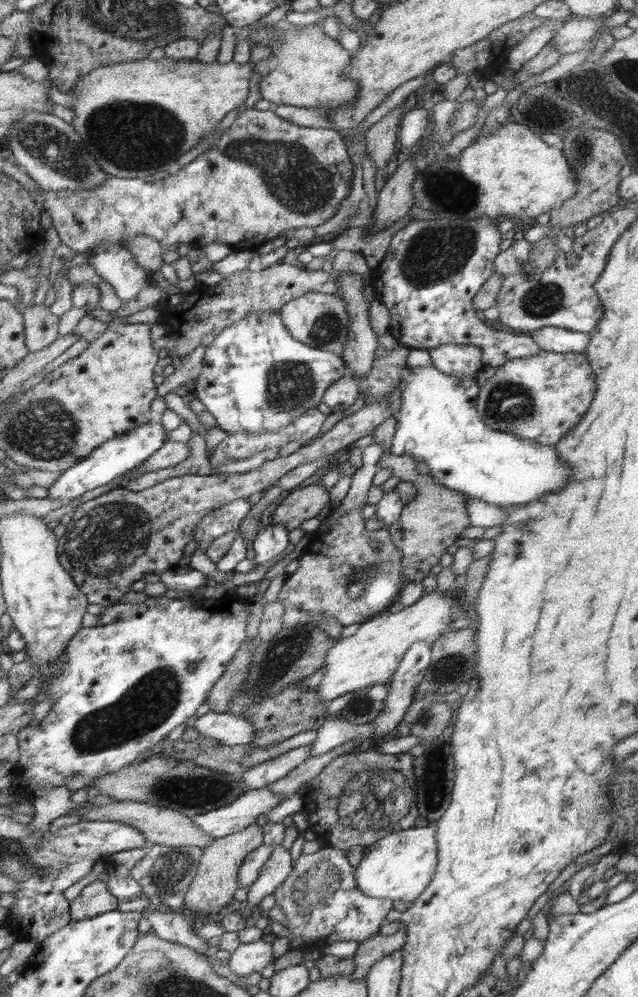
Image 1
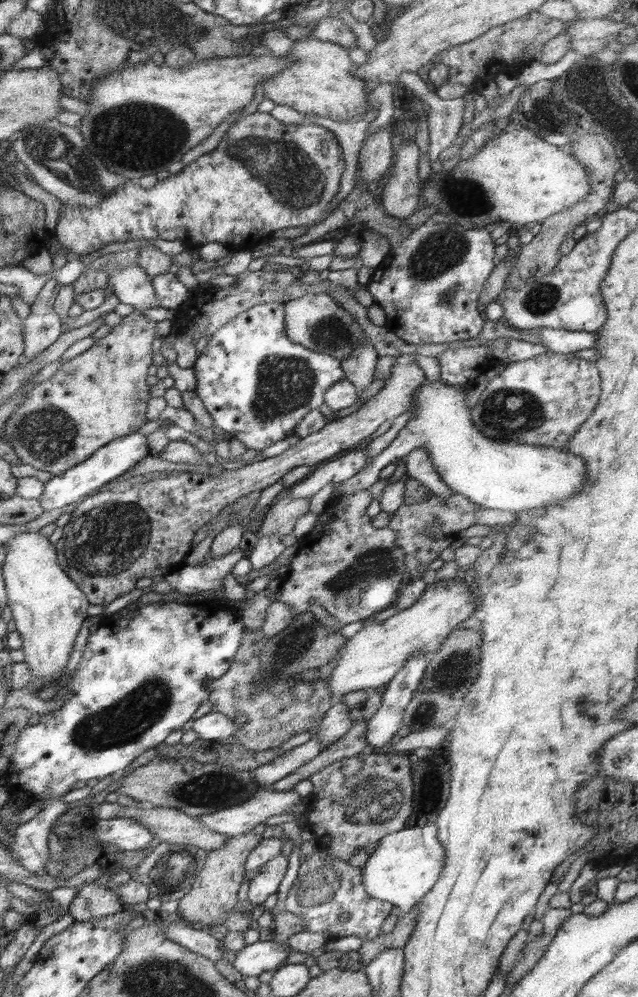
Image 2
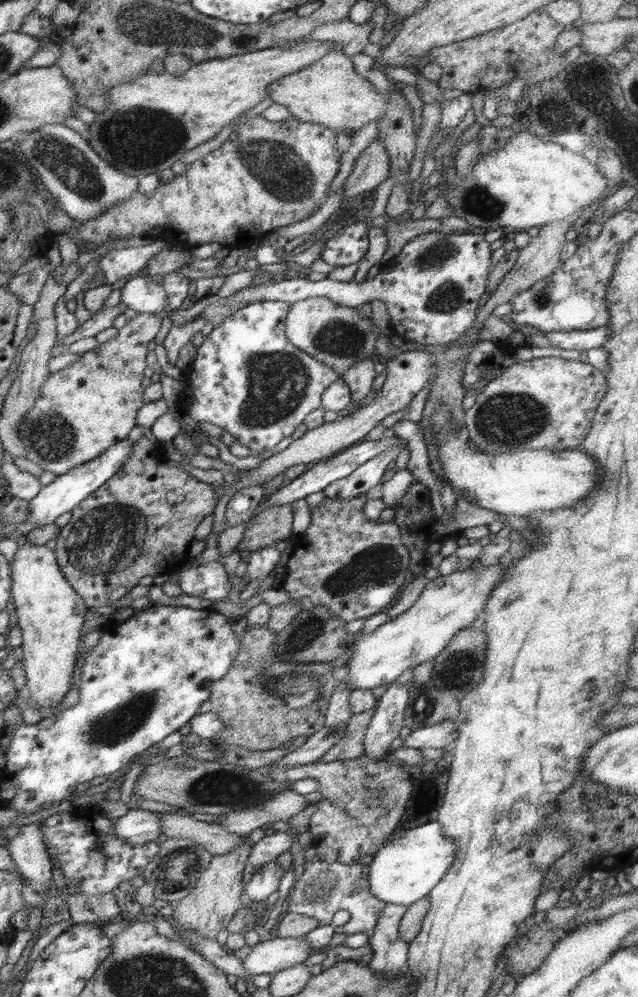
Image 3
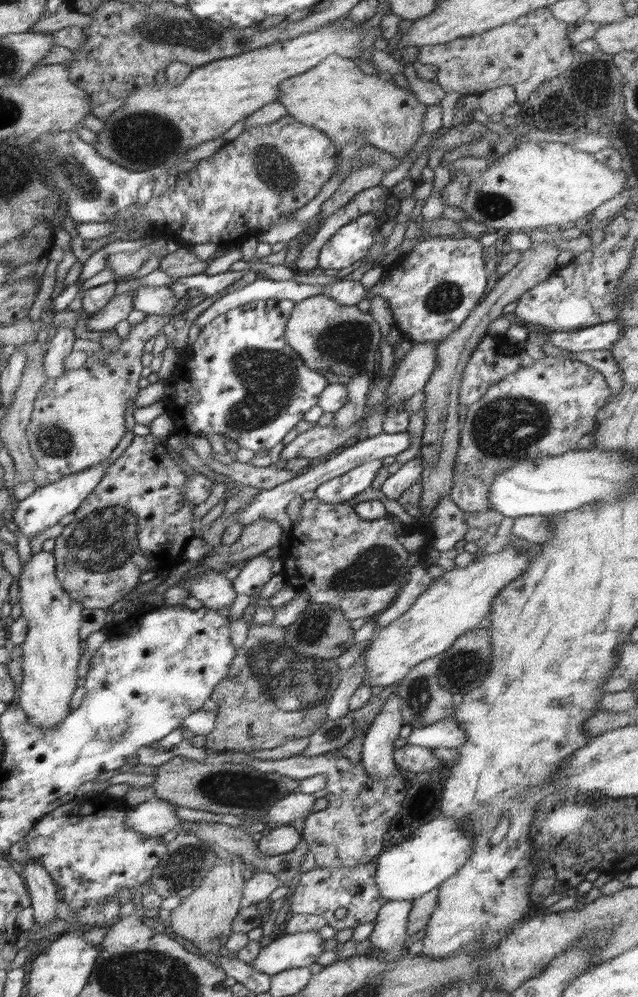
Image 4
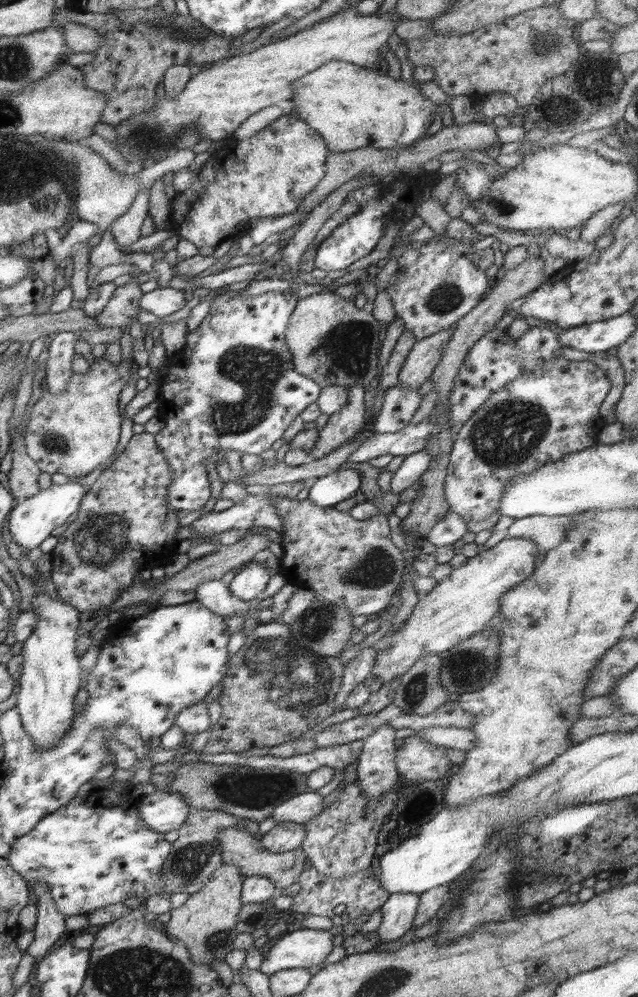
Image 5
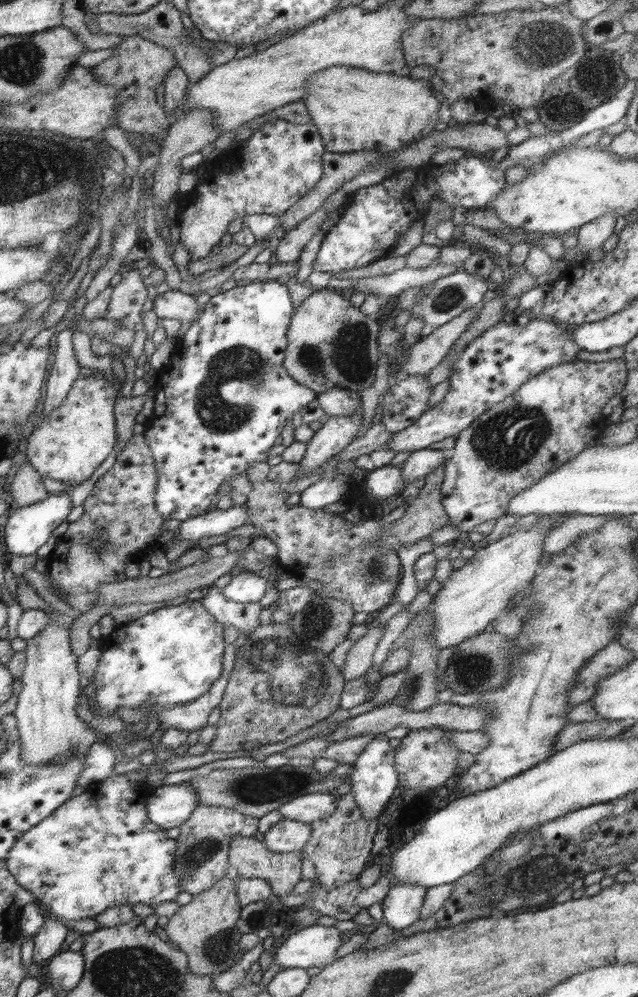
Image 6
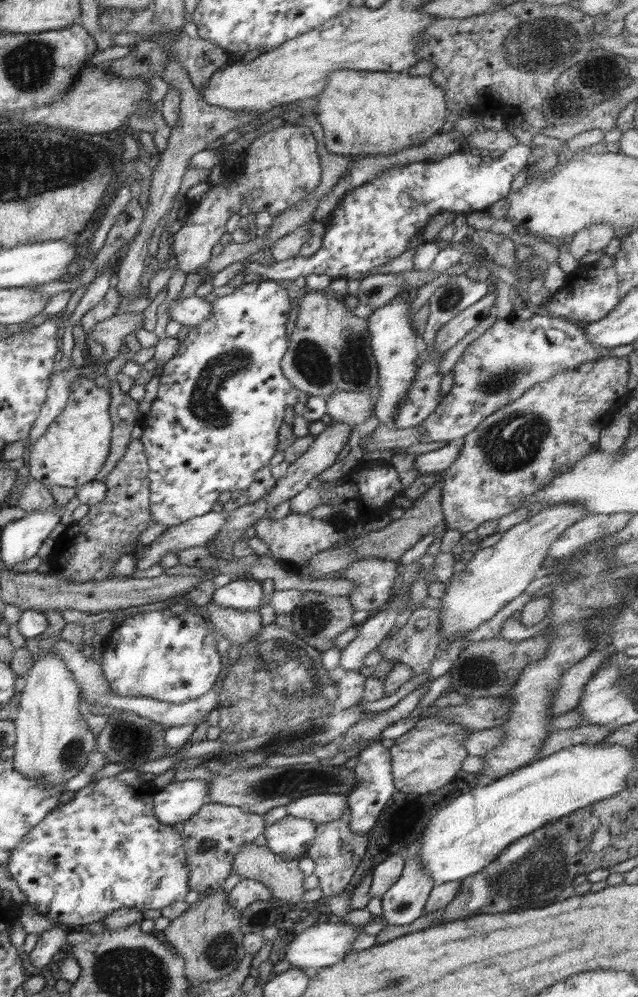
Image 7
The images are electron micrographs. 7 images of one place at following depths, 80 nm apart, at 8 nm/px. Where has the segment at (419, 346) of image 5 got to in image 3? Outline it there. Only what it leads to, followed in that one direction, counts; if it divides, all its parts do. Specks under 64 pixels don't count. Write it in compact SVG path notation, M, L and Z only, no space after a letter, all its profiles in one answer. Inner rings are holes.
M412 350L402 352L388 362L387 370L388 376L381 389L376 392L374 400L370 404L357 408L352 414L336 419L333 422L328 422L317 426L316 428L307 430L304 435L293 442L281 452L277 452L271 457L264 459L258 467L252 470L244 470L238 472L240 483L238 491L247 486L262 485L268 480L272 480L277 474L285 471L291 466L300 463L317 463L324 461L326 458L337 455L353 444L364 441L364 437L378 422L382 421L386 416L402 410L408 406L412 399L418 394L424 386L428 384L431 379L430 365L433 364L434 359L424 350Z

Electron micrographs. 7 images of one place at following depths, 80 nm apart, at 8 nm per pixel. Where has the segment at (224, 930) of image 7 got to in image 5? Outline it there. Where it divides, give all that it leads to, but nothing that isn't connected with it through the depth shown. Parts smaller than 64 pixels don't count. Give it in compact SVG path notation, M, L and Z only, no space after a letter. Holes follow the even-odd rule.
M221 864L198 892L190 895L182 906L171 910L170 920L164 924L166 932L186 947L194 964L213 965L214 960L225 960L229 951L235 949L233 942L238 933L238 913L243 905L241 888L244 877L237 866Z

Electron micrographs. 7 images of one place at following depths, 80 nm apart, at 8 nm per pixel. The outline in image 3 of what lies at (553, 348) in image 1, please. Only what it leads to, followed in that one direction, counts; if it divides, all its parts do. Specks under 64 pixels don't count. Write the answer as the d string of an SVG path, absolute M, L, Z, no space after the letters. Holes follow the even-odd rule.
M594 327L588 330L545 332L552 347L562 350L591 350L601 348L606 344L611 334L610 327Z

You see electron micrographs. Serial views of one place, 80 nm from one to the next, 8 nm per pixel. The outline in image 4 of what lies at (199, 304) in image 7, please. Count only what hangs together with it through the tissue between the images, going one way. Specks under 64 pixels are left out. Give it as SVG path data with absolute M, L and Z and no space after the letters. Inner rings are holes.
M140 286L133 296L134 308L147 315L167 315L178 304L179 298L170 287Z

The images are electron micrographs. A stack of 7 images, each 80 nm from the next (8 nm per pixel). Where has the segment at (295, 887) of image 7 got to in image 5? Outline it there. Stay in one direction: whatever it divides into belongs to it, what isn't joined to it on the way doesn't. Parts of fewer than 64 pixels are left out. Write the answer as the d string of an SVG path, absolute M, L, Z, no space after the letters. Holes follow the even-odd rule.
M222 829L216 840L218 842L216 846L220 848L223 856L223 864L237 866L246 877L265 876L273 881L277 891L281 888L288 888L294 882L299 882L301 872L305 869L304 863L308 861L303 846L288 852L272 852L265 850L261 840L256 840L248 831Z

